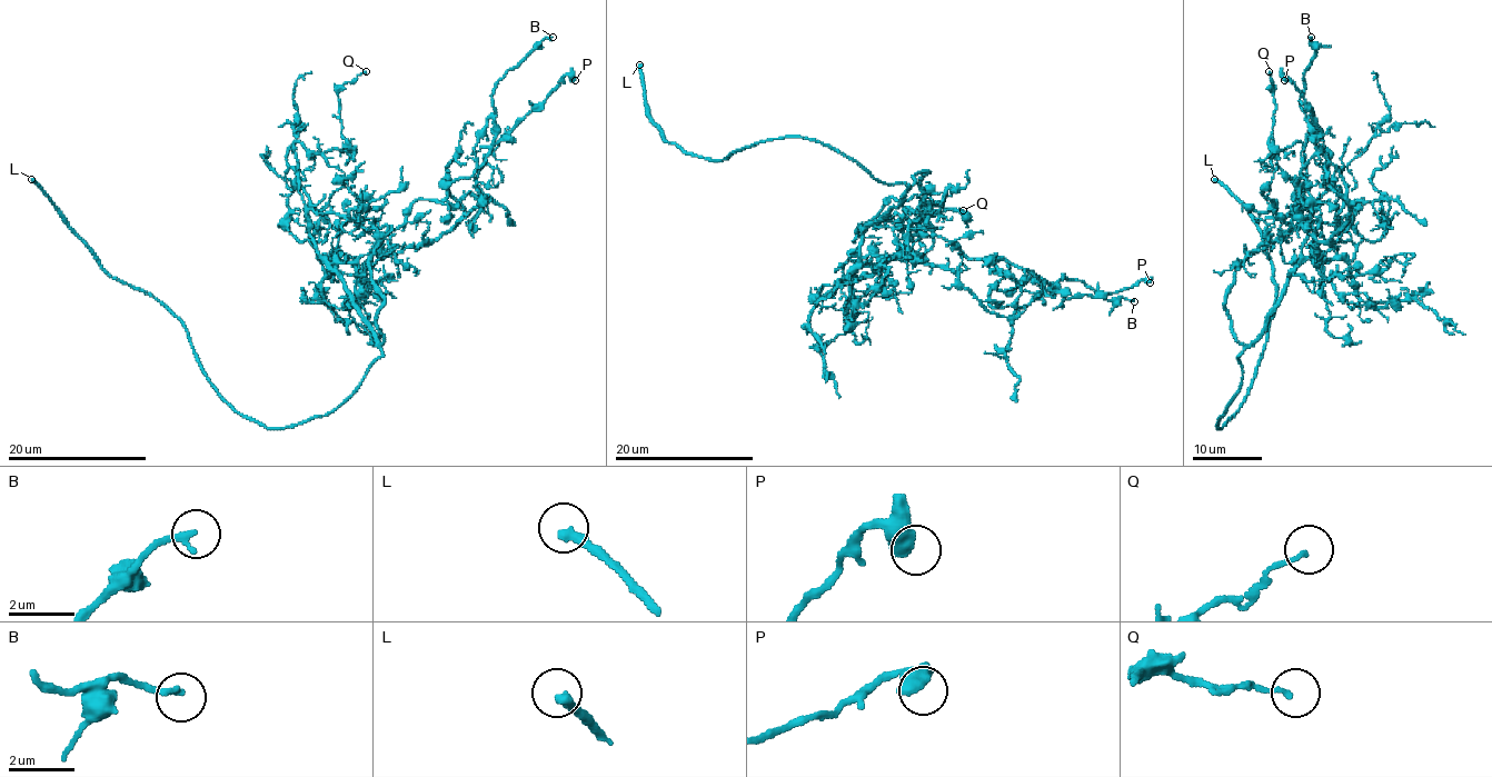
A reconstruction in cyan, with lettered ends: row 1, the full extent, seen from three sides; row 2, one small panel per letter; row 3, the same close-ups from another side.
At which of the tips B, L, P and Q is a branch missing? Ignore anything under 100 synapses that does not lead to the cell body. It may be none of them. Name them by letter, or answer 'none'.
L

